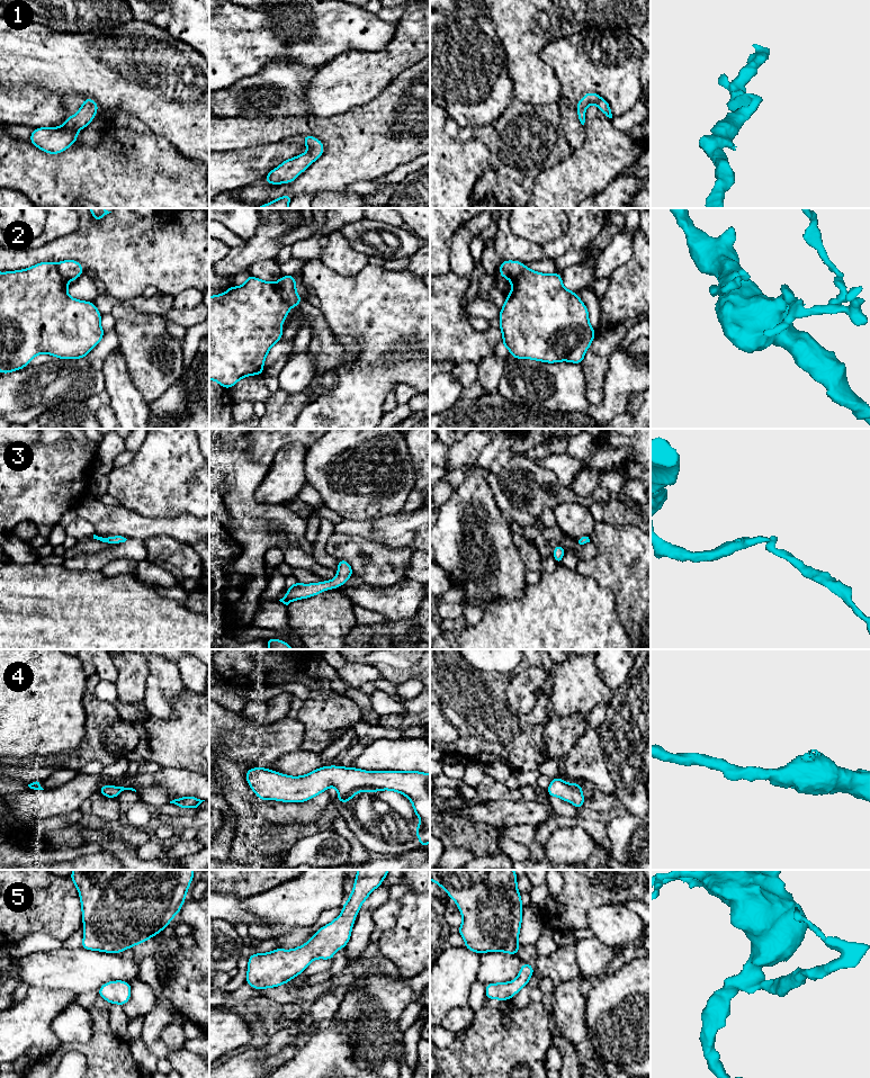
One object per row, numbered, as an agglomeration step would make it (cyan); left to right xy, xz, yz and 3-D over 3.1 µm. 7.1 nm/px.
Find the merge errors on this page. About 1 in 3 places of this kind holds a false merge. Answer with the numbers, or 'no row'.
2

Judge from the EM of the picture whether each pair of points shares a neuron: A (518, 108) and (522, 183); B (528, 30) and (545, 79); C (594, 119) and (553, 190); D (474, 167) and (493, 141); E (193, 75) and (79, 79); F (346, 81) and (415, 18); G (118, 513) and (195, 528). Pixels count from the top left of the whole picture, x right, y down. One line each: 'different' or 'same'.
A: same
B: same
C: same
D: different
E: same
F: same
G: same

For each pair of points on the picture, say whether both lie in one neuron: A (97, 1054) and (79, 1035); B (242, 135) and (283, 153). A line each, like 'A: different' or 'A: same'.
A: different
B: different

